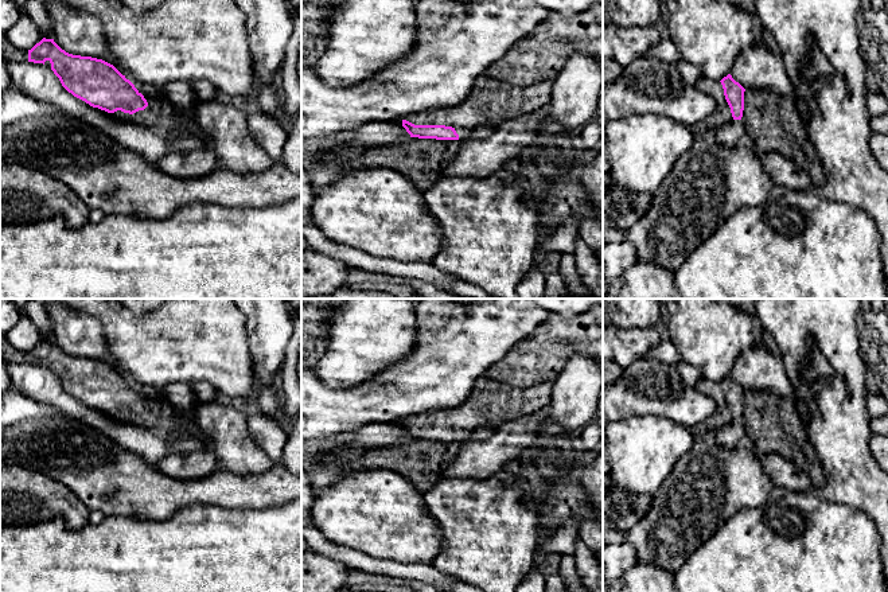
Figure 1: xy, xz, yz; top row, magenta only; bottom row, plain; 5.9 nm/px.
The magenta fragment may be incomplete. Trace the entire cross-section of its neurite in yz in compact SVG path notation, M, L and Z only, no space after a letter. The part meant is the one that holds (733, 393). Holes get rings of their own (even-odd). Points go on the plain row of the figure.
M731 375L721 382L713 382L702 378L696 387L702 394L712 397L716 401L716 413L693 431L694 436L706 433L716 433L720 428L732 421L741 421L744 412L744 393L745 390L736 383Z

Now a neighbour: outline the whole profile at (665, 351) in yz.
M670 339L662 340L657 347L644 353L640 358L658 361L673 366L681 362L681 358Z

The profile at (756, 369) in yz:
M762 342L737 358L731 377L745 392L766 390L780 397L792 397L794 394L782 358L772 355Z

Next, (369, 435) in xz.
M402 421L392 424L363 424L354 431L343 432L338 435L342 447L394 447L408 440L410 436L402 428Z

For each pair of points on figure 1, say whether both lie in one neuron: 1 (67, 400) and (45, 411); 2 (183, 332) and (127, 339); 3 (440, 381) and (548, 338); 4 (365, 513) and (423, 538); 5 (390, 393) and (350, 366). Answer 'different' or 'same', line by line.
1: different
2: same
3: different
4: same
5: different

